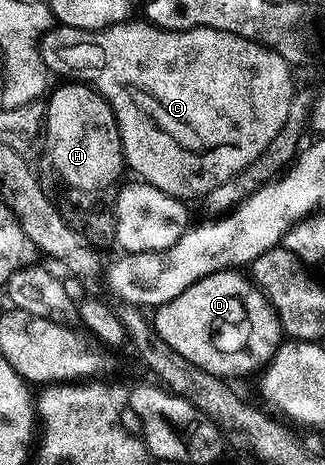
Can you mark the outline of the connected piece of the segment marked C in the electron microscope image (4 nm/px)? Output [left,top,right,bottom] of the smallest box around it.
[41,23,296,199]

